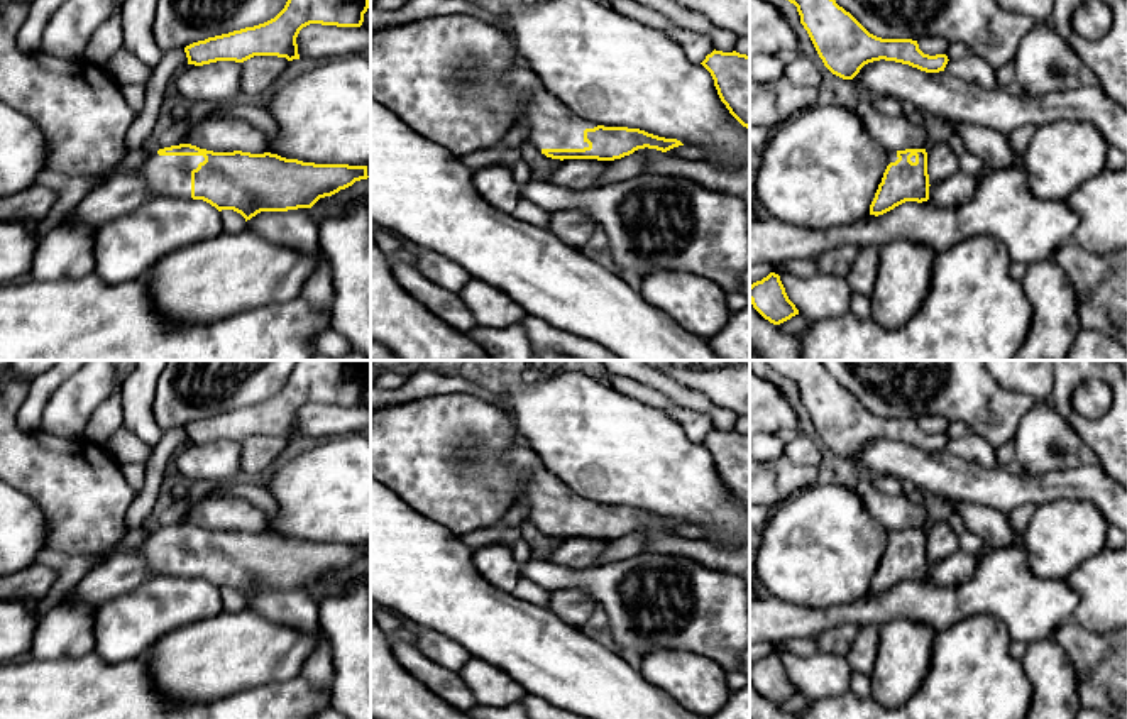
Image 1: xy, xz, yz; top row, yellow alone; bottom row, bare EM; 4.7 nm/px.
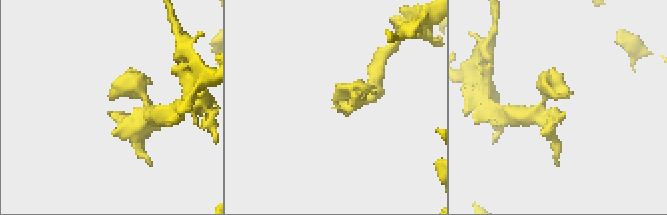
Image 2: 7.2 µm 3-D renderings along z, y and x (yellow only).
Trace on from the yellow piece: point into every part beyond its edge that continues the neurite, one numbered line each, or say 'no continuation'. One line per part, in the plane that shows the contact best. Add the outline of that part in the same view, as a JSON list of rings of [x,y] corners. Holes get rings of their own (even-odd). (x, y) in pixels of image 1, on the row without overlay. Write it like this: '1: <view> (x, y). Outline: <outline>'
1: xy (168, 555). Outline: [[[157,531],[132,552],[142,555],[156,577],[191,577],[191,550],[203,535],[159,535]]]

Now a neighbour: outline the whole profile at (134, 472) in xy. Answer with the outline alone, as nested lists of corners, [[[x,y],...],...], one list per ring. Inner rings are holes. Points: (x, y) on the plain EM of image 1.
[[[135,462],[122,465],[122,472],[135,492],[142,487],[147,475],[147,470],[140,464],[135,464]]]

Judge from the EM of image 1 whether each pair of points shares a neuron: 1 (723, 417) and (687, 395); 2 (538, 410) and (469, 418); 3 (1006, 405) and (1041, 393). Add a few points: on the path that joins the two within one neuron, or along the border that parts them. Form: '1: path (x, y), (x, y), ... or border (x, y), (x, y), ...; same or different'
1: path (714, 411), (696, 400); same
2: border (503, 408), (522, 437); different
3: border (995, 381), (1034, 400), (1034, 406), (1016, 432); different

